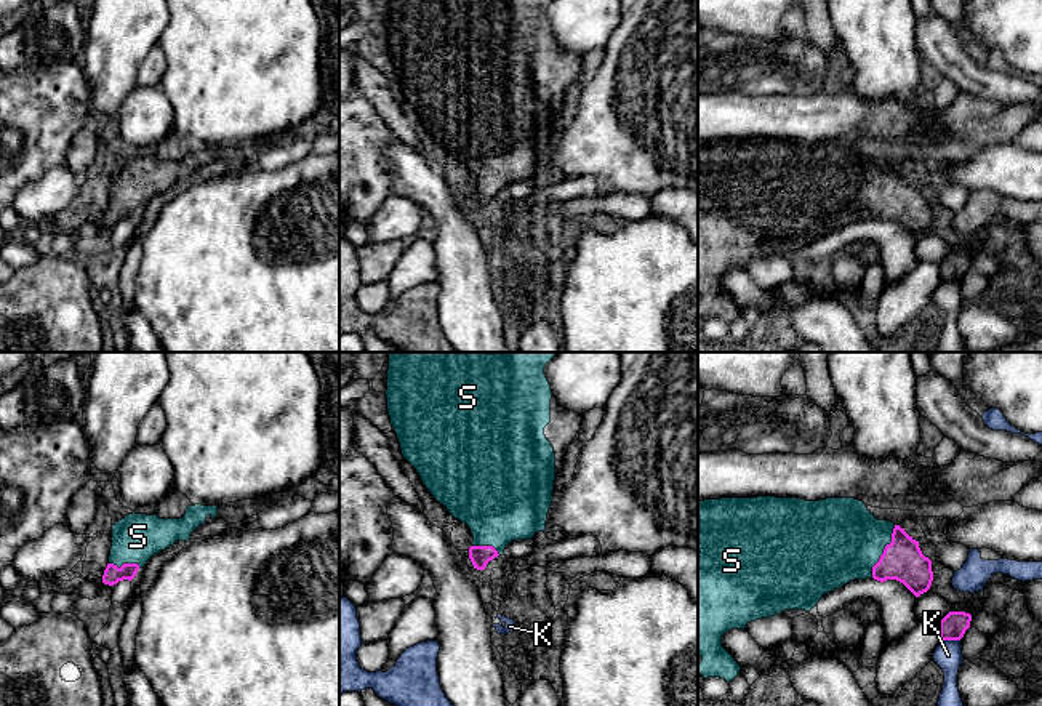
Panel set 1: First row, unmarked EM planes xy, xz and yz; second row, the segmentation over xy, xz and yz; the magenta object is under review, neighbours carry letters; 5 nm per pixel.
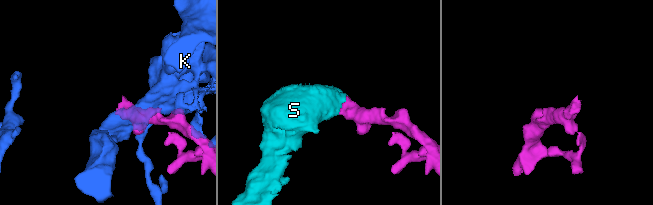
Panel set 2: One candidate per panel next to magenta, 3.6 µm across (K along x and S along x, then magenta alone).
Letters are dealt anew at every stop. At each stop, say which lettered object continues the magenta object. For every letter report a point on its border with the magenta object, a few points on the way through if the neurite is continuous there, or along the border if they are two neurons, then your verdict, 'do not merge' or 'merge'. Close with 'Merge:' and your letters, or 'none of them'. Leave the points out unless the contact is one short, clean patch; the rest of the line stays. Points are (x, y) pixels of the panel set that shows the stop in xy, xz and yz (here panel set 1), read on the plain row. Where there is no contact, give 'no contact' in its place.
K: meets magenta in yz at (949, 280); do not merge
S: meets magenta in yz at (884, 192); runs through yz (903, 202), (884, 192), (836, 181); merge
Merge: S

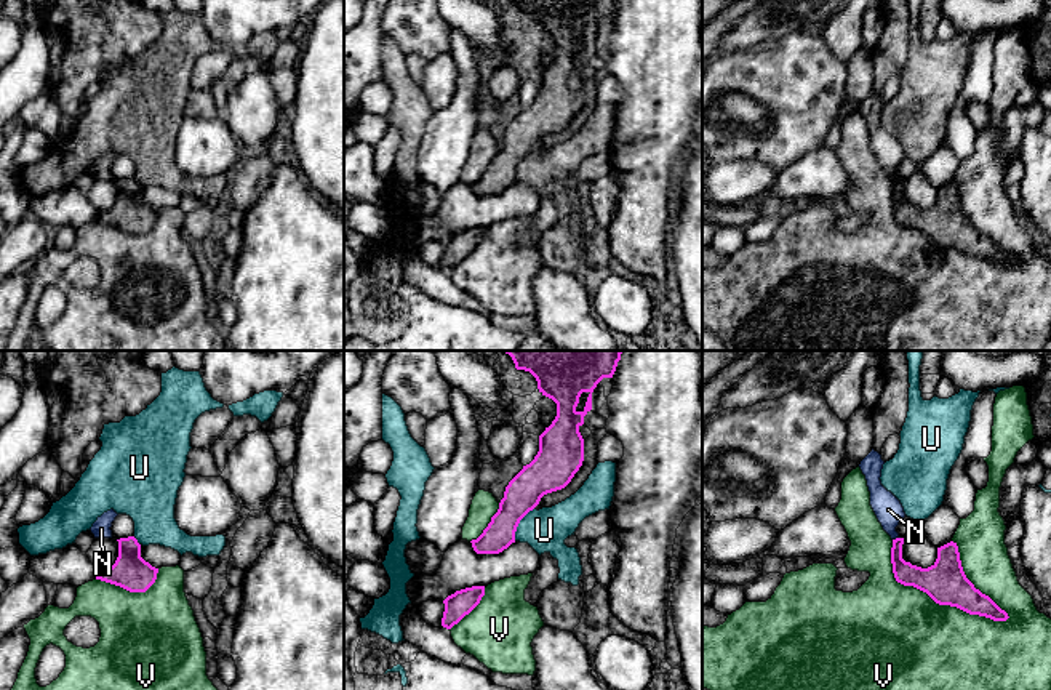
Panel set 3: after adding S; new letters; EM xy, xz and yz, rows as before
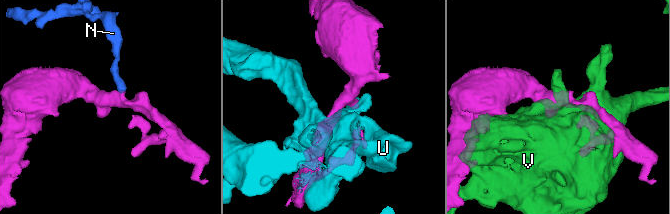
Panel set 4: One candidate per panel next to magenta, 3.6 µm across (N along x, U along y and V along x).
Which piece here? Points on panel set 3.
N: meets magenta in yz at (896, 180); border along yz (899, 178), (893, 181); do not merge
U: meets magenta in xz at (519, 164); do not merge
V: meets magenta in yz at (933, 240); do not merge
Merge: none of them

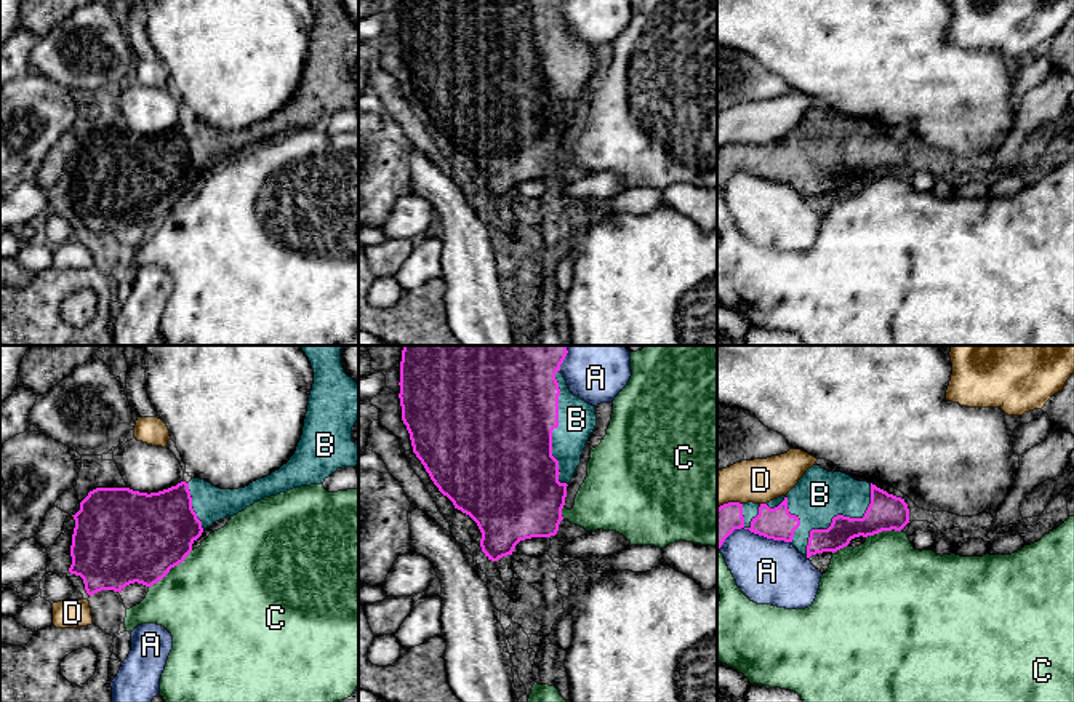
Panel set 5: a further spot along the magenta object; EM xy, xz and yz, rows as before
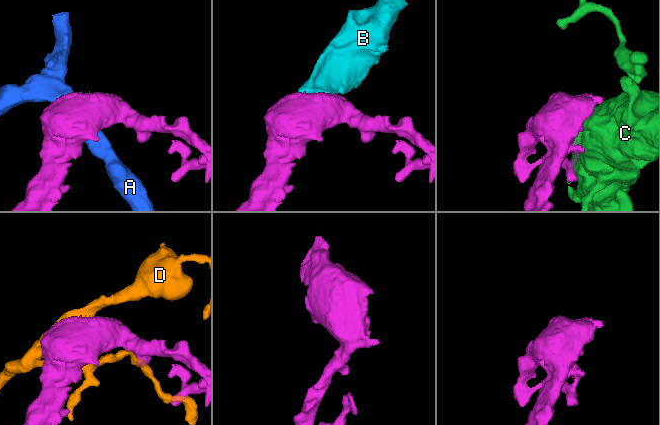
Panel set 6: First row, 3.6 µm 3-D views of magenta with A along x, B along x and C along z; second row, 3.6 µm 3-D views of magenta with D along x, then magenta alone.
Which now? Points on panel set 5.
A: meets magenta in yz at (753, 173); do not merge
B: meets magenta in xz at (554, 69); merge
C: meets magenta in xy at (170, 210); do not merge
D: meets magenta in yz at (729, 144); do not merge
Merge: B

